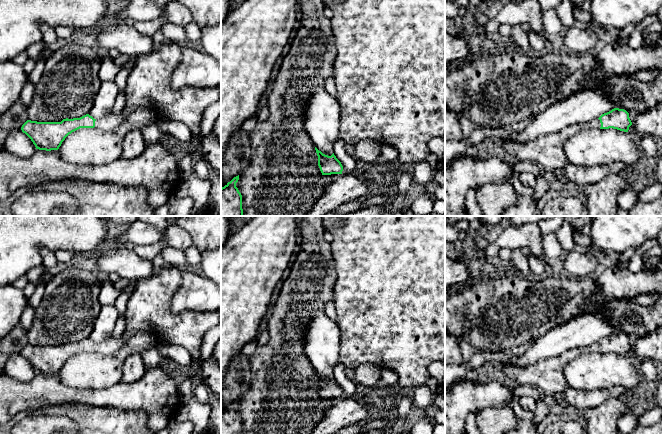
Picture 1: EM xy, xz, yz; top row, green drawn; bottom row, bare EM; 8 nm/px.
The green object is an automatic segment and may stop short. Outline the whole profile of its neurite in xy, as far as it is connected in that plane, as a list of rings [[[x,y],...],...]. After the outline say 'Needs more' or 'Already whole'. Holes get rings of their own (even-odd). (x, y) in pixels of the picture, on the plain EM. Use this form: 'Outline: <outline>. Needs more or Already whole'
Outline: [[[176,267],[159,268],[147,279],[133,281],[132,294],[127,303],[126,328],[119,338],[110,337],[98,344],[89,338],[80,342],[63,343],[61,346],[37,346],[27,344],[21,351],[39,374],[58,374],[65,362],[80,352],[99,352],[113,355],[118,352],[129,339],[140,331],[152,333],[157,342],[178,345],[185,348],[194,361],[201,355],[201,347],[207,331],[221,323],[221,310],[195,312],[183,311],[175,313],[171,309],[171,300],[181,284],[182,271]]]. Needs more

